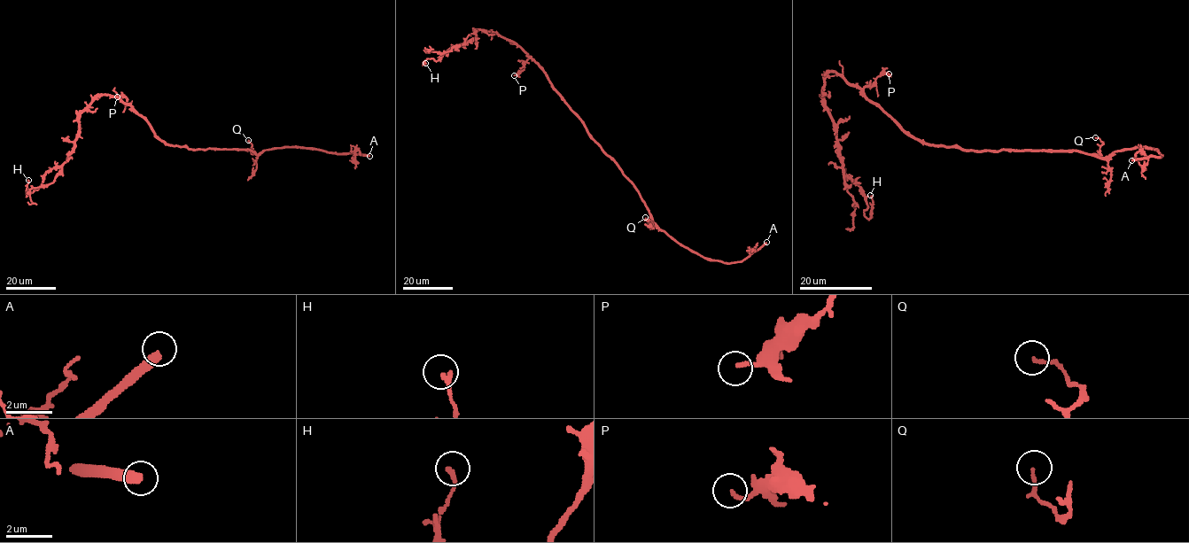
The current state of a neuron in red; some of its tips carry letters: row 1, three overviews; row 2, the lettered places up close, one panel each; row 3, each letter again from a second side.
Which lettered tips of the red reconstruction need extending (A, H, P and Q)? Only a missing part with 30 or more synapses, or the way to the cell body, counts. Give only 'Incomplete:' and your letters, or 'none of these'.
Incomplete: A

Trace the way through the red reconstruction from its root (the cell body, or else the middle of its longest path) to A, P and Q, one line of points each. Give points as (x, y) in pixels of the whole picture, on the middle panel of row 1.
A: (570, 106), (588, 135), (633, 185), (651, 221), (679, 243), (705, 258), (733, 263), (742, 262), (766, 242)
P: (570, 106), (531, 58), (514, 75)
Q: (570, 106), (588, 135), (617, 165), (638, 191), (651, 221), (648, 222), (645, 217)

